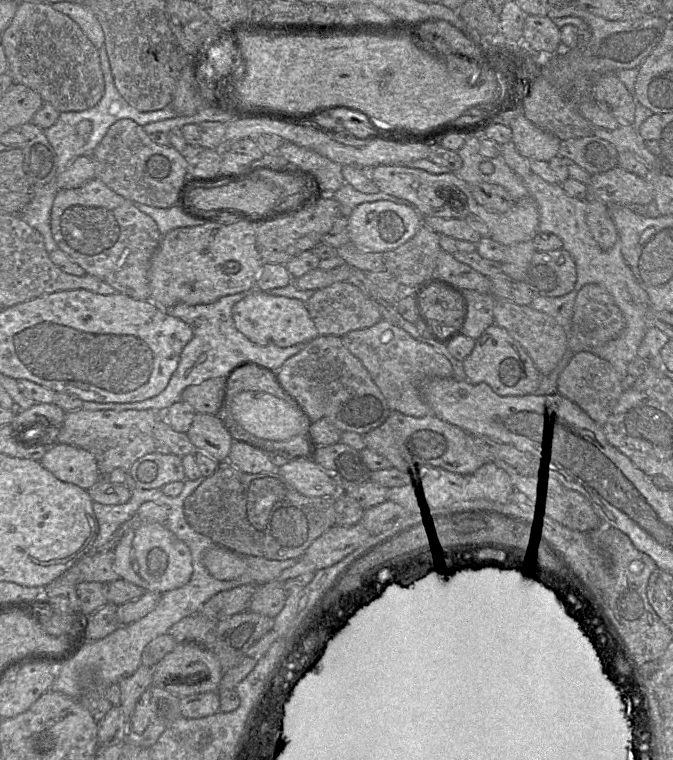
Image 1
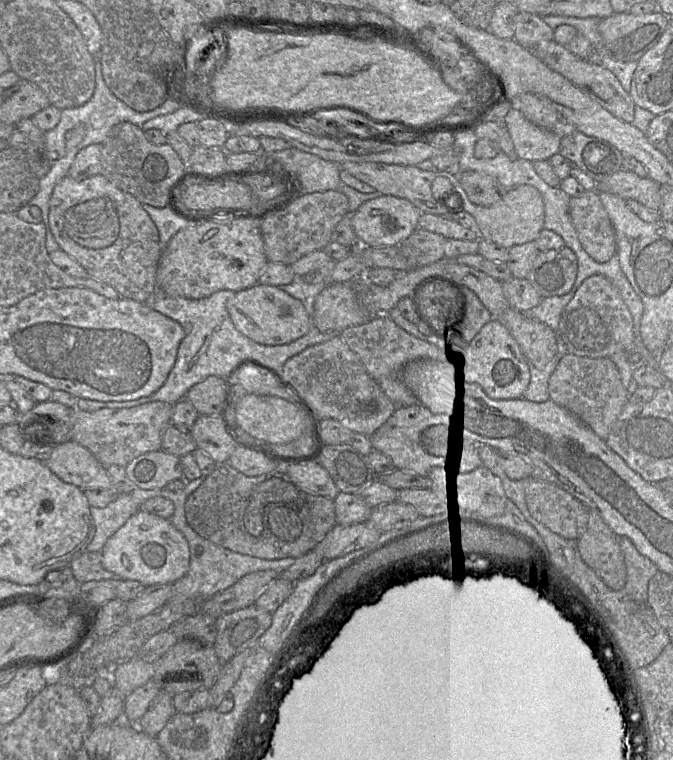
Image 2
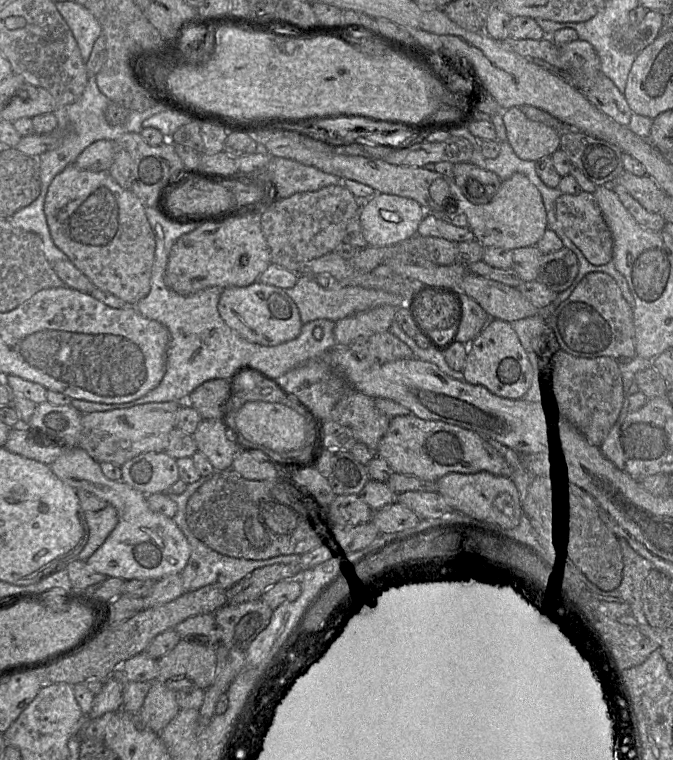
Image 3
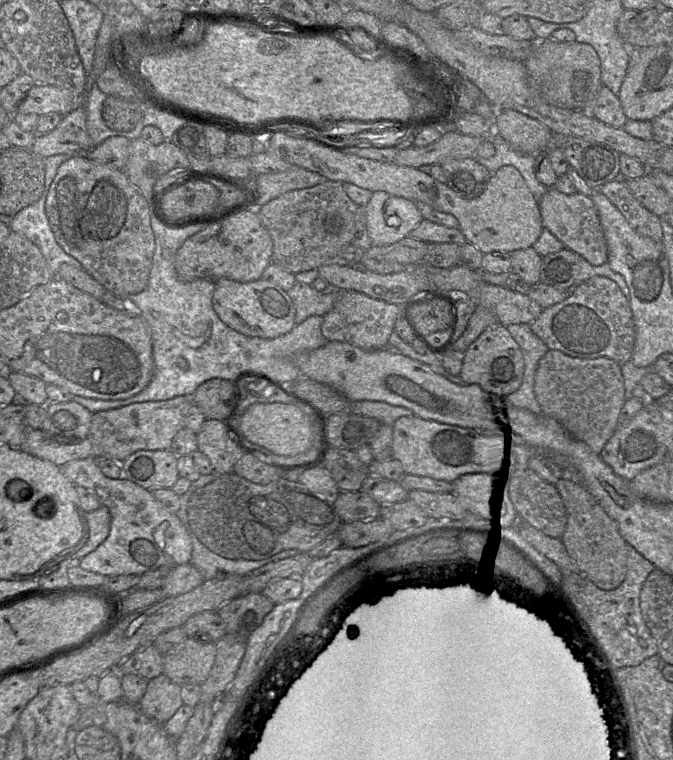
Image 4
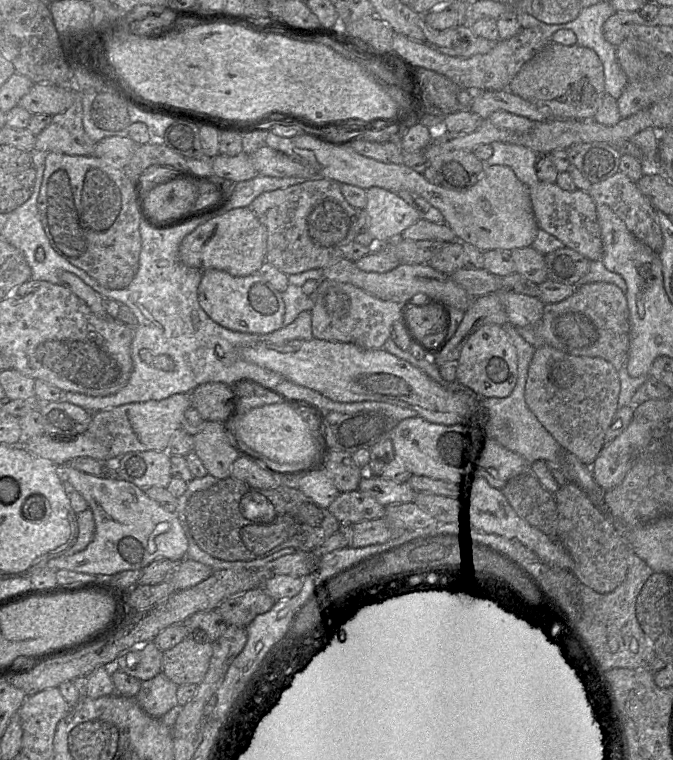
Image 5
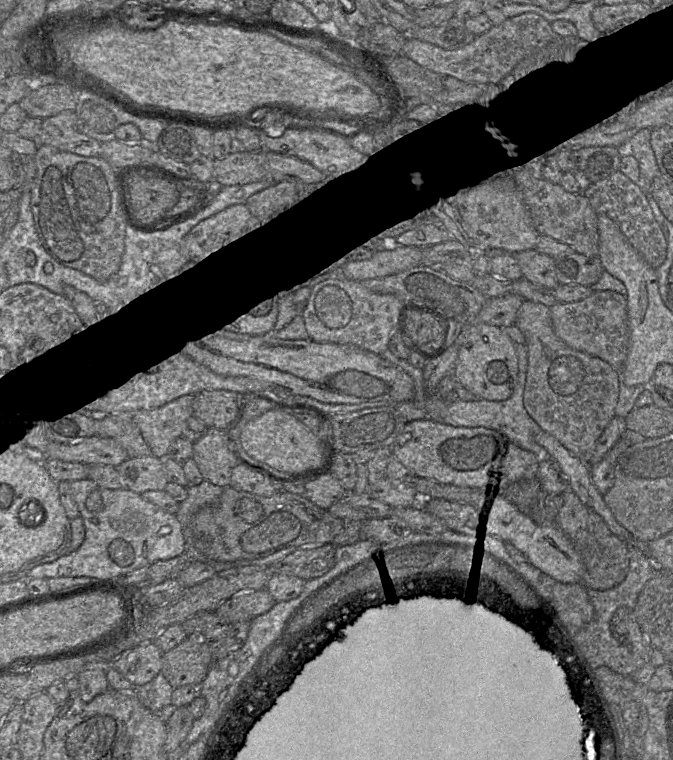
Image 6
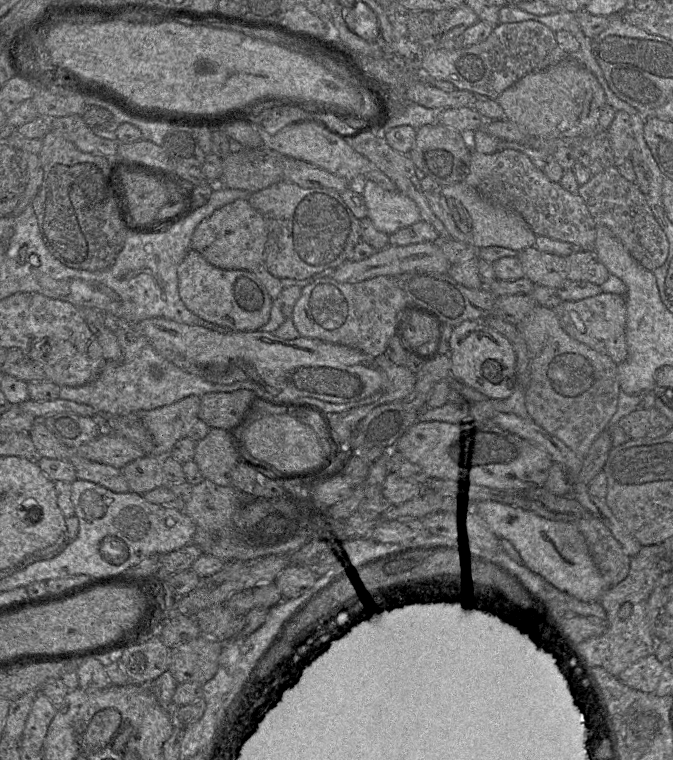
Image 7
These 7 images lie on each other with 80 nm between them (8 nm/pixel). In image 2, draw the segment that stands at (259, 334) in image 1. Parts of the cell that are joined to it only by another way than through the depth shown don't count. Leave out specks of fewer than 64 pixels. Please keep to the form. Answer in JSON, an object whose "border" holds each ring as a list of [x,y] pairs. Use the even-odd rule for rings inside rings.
{"border":[[[256,283],[238,291],[228,300],[227,311],[240,333],[262,345],[289,344],[306,335],[312,326],[312,317],[307,314],[301,301],[277,286]]]}

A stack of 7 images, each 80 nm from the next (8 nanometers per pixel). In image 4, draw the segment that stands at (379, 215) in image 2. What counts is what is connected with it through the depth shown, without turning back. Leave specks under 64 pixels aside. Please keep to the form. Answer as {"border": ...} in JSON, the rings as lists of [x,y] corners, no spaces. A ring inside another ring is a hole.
{"border":[[[372,192],[363,208],[373,246],[386,246],[410,235],[423,220],[415,202],[386,192]]]}

